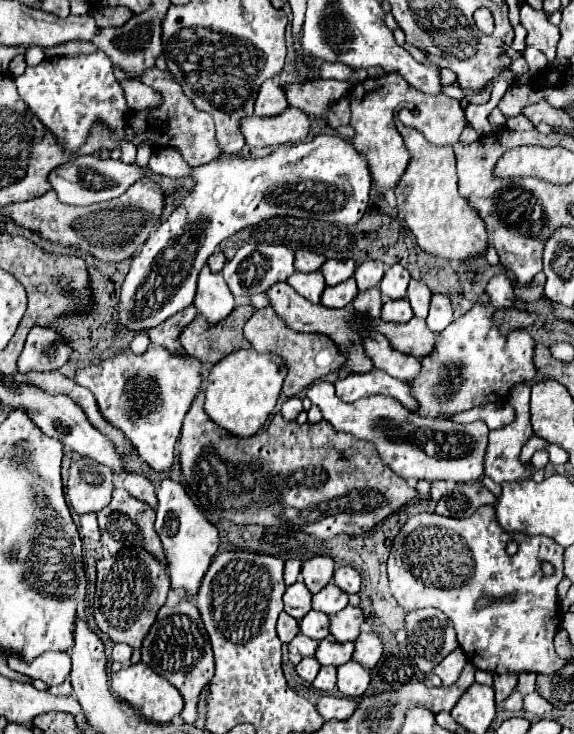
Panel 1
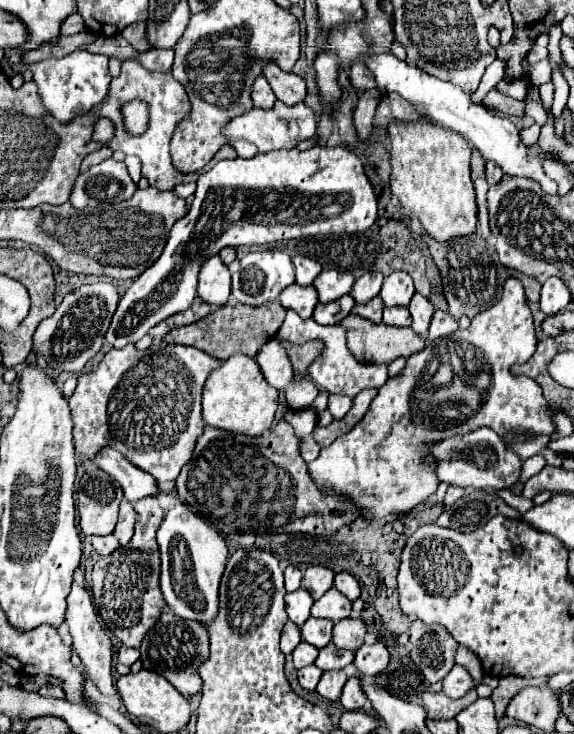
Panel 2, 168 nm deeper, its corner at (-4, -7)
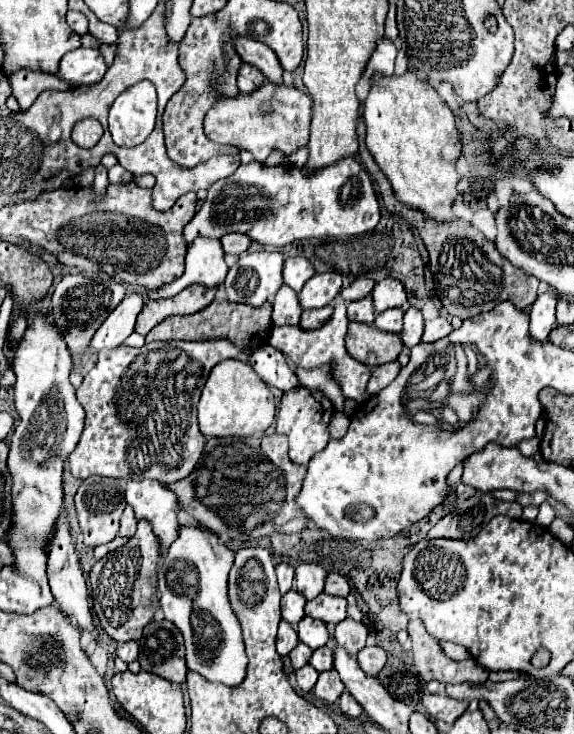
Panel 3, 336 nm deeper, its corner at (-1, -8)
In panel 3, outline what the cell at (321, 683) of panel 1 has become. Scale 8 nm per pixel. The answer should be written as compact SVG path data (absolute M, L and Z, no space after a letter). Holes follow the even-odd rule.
M326 670L326 672L320 674L312 692L324 702L336 702L340 698L340 694L344 692L344 684L338 678L336 670Z

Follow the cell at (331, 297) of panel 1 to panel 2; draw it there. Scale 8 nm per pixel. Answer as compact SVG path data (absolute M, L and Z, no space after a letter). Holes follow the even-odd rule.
M349 295L337 299L337 301L325 303L325 305L319 303L319 305L315 307L315 311L313 311L313 319L315 319L319 325L337 325L337 323L341 323L341 321L351 313L353 305L355 305L355 301L353 301L353 297L349 297Z

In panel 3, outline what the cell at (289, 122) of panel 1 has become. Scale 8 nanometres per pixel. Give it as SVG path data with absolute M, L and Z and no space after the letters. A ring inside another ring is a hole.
M266 82L252 94L238 94L236 98L218 100L204 118L204 132L212 142L232 144L246 148L254 154L254 160L264 162L272 148L280 148L286 154L308 144L310 134L310 96L288 86L274 86Z

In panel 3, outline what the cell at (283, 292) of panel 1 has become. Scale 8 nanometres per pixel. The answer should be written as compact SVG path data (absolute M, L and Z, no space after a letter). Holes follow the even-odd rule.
M350 322L346 334L346 350L358 362L368 366L382 366L392 362L402 352L400 334L390 334L378 330L374 324L364 322Z

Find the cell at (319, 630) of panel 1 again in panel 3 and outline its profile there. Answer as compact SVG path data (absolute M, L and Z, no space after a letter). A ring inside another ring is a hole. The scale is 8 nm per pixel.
M304 616L298 624L298 638L312 650L326 646L330 640L330 632L322 620L314 620L310 616Z

